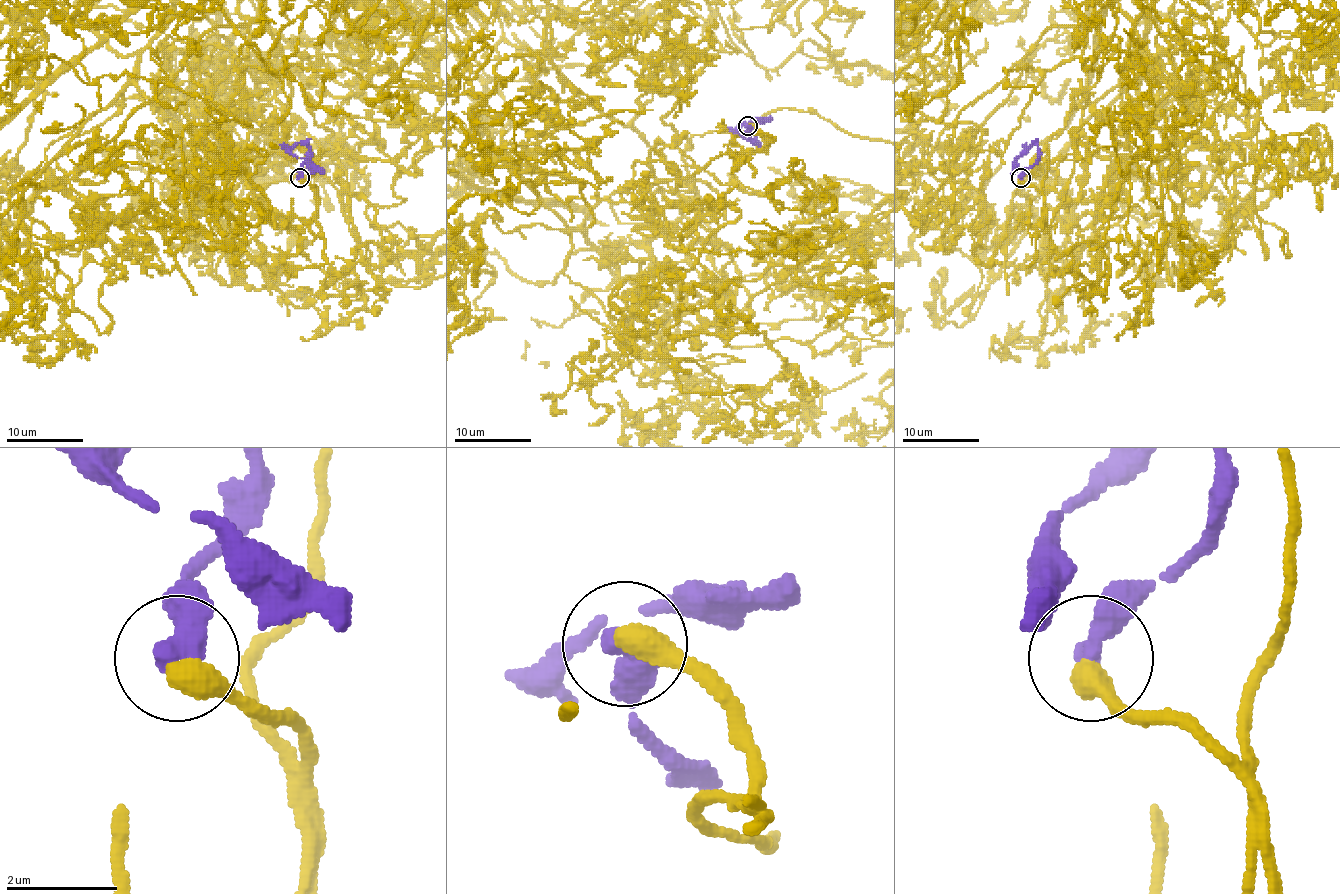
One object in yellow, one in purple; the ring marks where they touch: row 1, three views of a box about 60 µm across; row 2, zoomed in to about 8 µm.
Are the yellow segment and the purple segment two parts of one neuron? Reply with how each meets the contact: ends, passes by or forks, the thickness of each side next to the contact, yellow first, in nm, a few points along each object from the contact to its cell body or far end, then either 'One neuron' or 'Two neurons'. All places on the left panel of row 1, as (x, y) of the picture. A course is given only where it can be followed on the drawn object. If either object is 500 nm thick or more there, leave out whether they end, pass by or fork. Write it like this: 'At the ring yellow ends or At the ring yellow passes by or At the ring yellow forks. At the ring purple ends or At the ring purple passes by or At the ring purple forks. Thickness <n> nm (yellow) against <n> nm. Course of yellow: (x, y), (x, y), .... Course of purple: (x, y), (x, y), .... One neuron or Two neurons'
At the ring yellow ends. At the ring purple ends. Thickness 480 nm (yellow) against 480 nm. Course of yellow: (299, 179), (316, 214), (278, 227), (135, 83), (172, 8). Course of purple: (299, 177), (308, 152), (299, 142), (291, 150), (297, 158), (312, 162), (324, 173). Two neurons

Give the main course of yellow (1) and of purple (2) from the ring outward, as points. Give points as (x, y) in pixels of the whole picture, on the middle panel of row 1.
1: (747, 125), (764, 148), (604, 198), (583, 235), (612, 250), (614, 233), (581, 212)
2: (747, 125), (747, 133), (756, 144), (739, 131), (745, 121), (772, 117)

